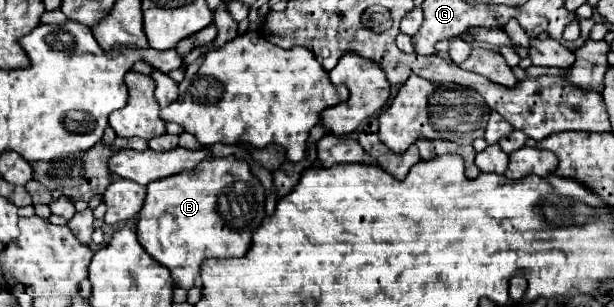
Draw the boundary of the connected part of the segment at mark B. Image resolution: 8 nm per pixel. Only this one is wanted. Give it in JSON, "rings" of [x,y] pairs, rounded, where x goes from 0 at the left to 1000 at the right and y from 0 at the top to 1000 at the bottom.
{"rings":[[[339,511],[319,550],[306,564],[290,564],[287,577],[267,577],[261,590],[248,590],[241,603],[235,681],[225,694],[225,785],[251,837],[261,863],[274,870],[283,922],[290,935],[309,941],[316,928],[316,902],[326,889],[326,857],[332,844],[371,844],[371,837],[397,837],[410,759],[420,746],[430,694],[433,616],[414,577],[407,537],[388,511]]]}

